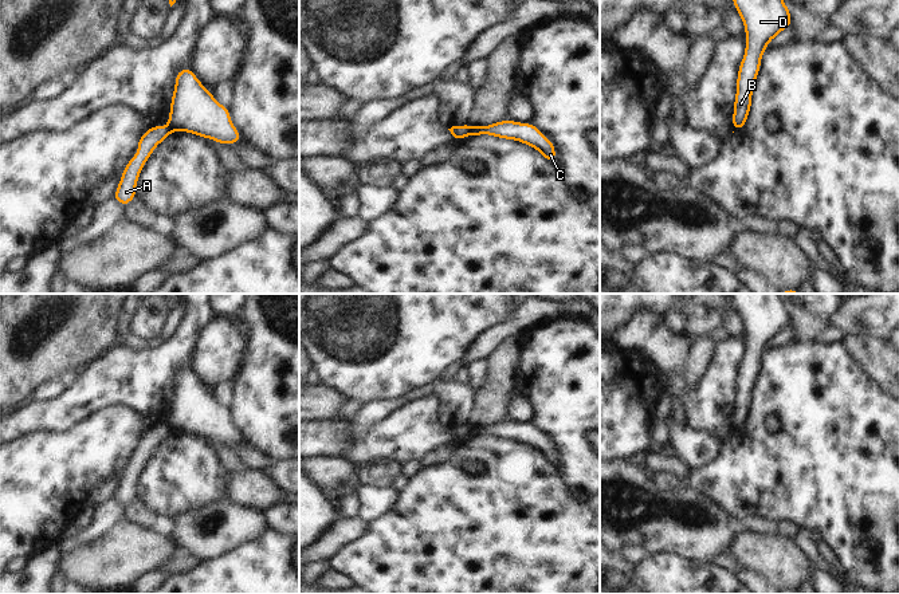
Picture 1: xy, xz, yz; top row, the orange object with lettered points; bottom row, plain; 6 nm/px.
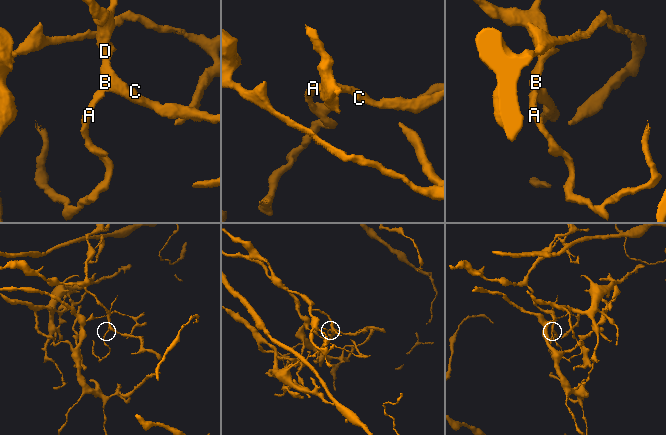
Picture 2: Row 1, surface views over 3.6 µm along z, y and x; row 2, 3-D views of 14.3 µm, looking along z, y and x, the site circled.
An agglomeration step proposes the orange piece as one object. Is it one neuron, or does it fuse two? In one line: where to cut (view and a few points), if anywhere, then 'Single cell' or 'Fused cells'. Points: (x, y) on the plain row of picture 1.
Split along xz (471, 427), (467, 435). Fused cells.

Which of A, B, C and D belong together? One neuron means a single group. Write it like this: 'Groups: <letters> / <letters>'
Groups: A / B C D.

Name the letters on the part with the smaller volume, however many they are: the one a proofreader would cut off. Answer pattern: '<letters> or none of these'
A

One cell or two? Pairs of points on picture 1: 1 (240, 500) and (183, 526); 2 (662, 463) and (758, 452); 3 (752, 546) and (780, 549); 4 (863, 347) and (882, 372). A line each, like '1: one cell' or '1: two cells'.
1: one cell
2: two cells
3: one cell
4: one cell

